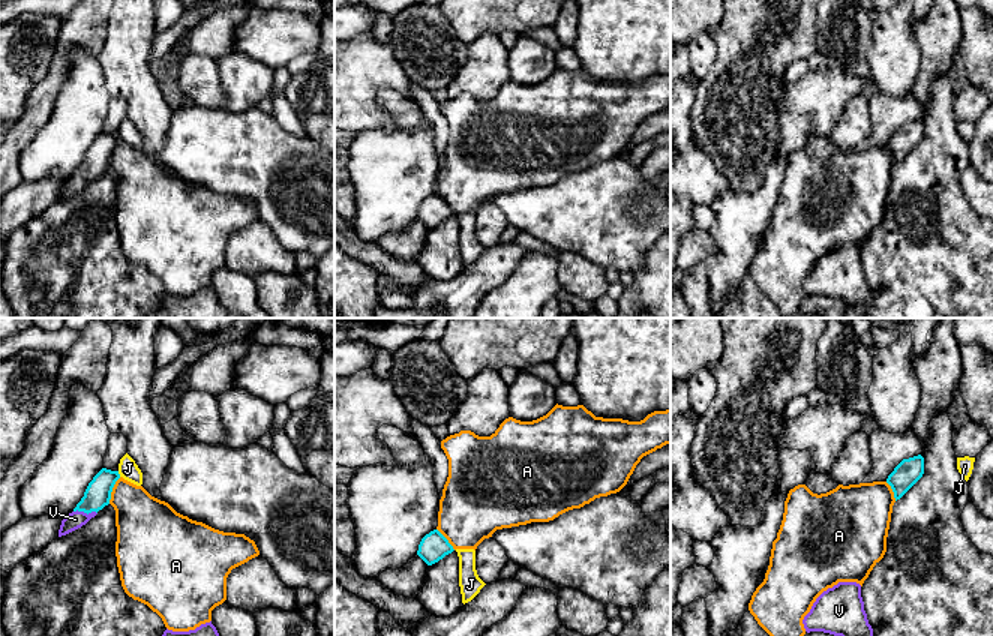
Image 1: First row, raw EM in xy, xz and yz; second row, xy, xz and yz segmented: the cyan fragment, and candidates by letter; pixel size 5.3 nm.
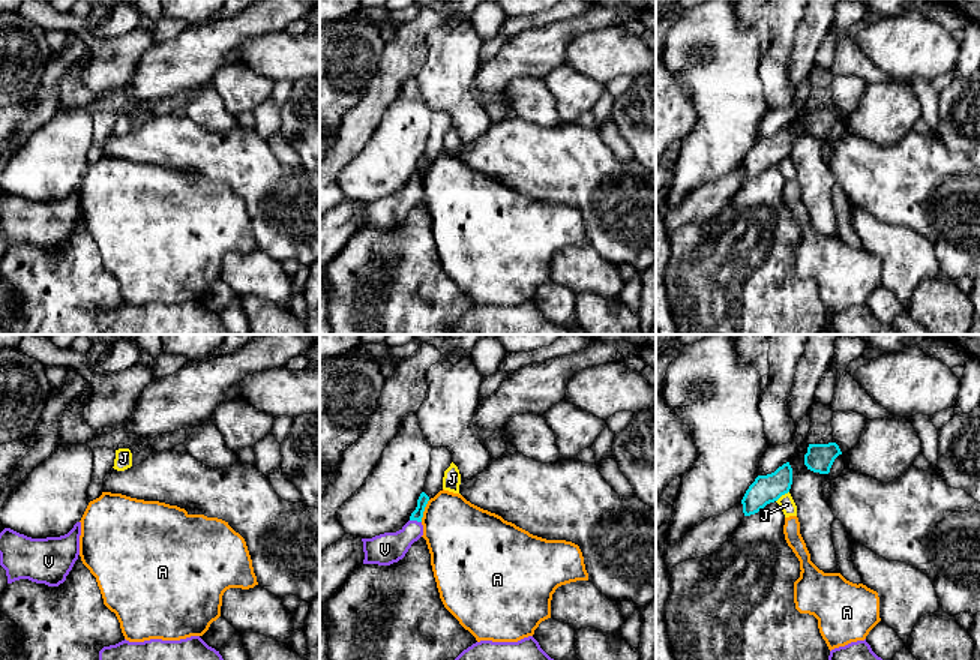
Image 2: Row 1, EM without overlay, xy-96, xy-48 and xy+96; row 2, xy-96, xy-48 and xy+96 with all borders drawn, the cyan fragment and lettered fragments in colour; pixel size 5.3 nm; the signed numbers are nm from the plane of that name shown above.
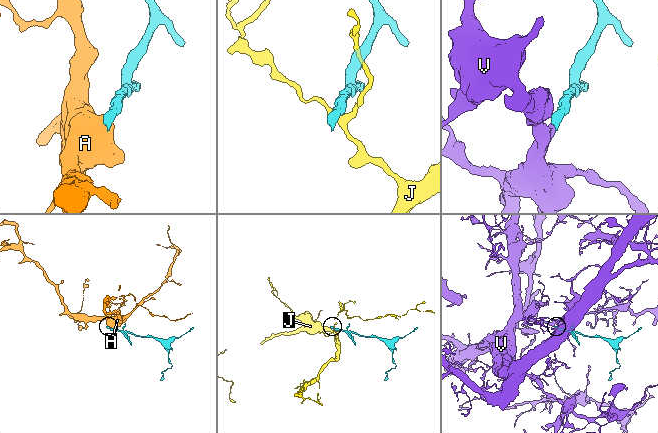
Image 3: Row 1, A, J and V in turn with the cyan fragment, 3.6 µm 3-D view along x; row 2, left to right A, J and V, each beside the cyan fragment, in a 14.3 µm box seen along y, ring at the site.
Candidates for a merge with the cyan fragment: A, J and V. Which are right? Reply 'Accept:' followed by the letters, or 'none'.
Accept: V

